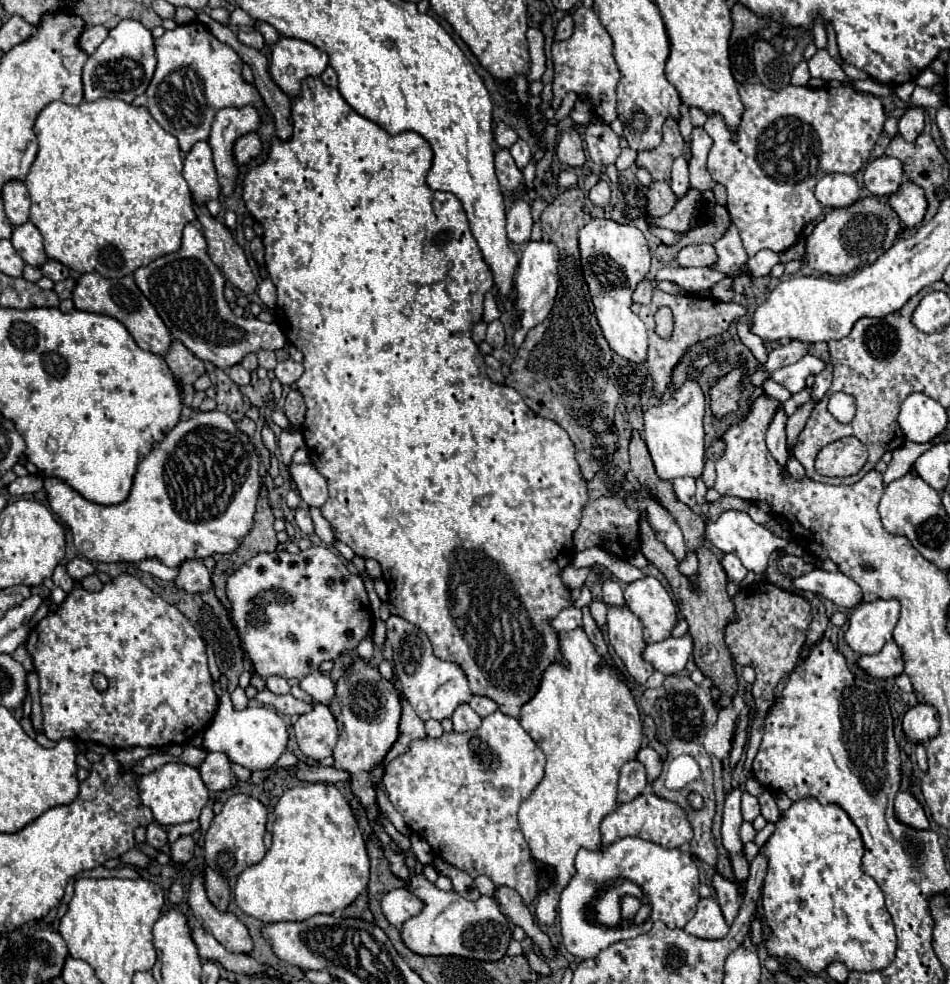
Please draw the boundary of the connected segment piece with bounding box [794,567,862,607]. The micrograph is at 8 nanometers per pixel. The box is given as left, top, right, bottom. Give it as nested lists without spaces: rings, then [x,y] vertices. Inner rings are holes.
[[[820,567],[794,579],[794,587],[826,597],[838,607],[856,607],[862,599],[862,591],[852,579],[848,579],[844,573],[828,573]]]

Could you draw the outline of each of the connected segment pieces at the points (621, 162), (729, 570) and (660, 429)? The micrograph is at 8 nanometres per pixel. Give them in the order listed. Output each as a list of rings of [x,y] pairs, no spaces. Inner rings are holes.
[[[626,147],[626,149],[622,149],[622,153],[620,153],[618,161],[616,161],[616,167],[618,167],[618,171],[622,173],[622,171],[628,169],[630,165],[634,165],[634,161],[636,161],[636,151],[632,151],[630,147]]]
[[[728,553],[728,555],[722,557],[722,567],[724,567],[728,579],[734,581],[734,583],[740,583],[746,577],[746,573],[748,573],[744,569],[744,565],[740,563],[740,559],[736,555],[732,555],[732,553]]]
[[[706,349],[692,365],[690,377],[684,387],[678,389],[670,401],[664,401],[656,407],[650,407],[644,413],[644,441],[648,445],[650,457],[654,461],[656,473],[664,481],[672,481],[676,477],[700,477],[704,469],[704,393],[694,381],[696,367],[706,367],[710,363],[710,351]]]

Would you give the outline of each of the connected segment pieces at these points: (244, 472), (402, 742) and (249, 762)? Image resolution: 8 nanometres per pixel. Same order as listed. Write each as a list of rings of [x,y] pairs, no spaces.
[[[220,411],[194,413],[188,421],[180,421],[154,449],[140,461],[134,485],[126,501],[118,505],[98,505],[84,499],[78,491],[60,479],[44,479],[44,489],[52,511],[72,529],[76,549],[90,561],[104,563],[138,563],[158,559],[168,567],[178,567],[188,559],[204,559],[210,555],[232,553],[248,535],[254,523],[256,501],[260,495],[258,455],[250,437],[236,429],[234,421]]]
[[[400,695],[400,703],[402,703],[402,717],[400,717],[400,725],[398,725],[398,741],[390,747],[390,753],[386,753],[386,757],[382,759],[382,763],[390,763],[394,757],[402,755],[408,751],[408,743],[412,739],[424,739],[426,731],[424,731],[424,721],[414,713],[414,709],[410,709],[410,703],[406,699],[402,699]]]
[[[224,675],[220,677],[222,695],[220,695],[220,707],[212,721],[212,725],[204,731],[202,747],[206,751],[222,751],[230,757],[230,761],[256,771],[256,769],[268,769],[272,767],[278,757],[286,751],[288,733],[286,725],[280,719],[280,715],[268,707],[246,707],[242,711],[234,711],[230,703],[230,694],[227,690],[228,680]]]

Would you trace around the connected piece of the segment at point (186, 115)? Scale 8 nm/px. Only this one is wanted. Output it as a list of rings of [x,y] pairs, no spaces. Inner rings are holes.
[[[200,21],[178,25],[174,31],[166,31],[154,41],[156,49],[156,73],[142,97],[134,105],[144,105],[152,117],[172,133],[180,149],[186,153],[198,141],[208,141],[214,115],[224,107],[246,107],[252,105],[262,113],[262,97],[254,83],[242,77],[242,59],[234,49],[220,43]]]

